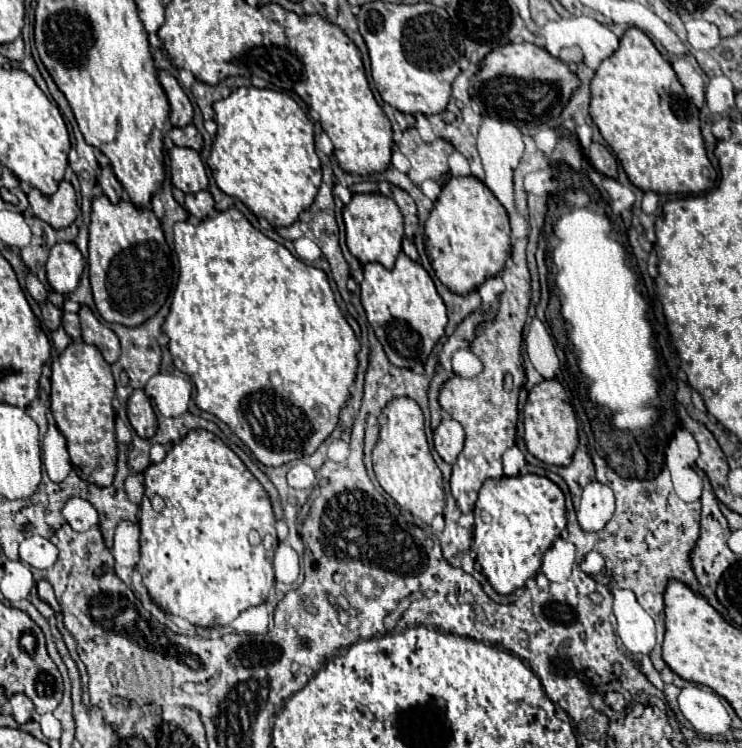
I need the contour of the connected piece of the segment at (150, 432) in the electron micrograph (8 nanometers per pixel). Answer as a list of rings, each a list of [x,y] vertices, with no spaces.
[[[143,389],[133,391],[133,395],[129,397],[127,417],[129,417],[129,423],[133,425],[133,429],[137,431],[139,437],[151,439],[151,437],[155,435],[155,431],[157,431],[155,413],[153,413],[151,401],[149,401],[149,397],[145,395]]]

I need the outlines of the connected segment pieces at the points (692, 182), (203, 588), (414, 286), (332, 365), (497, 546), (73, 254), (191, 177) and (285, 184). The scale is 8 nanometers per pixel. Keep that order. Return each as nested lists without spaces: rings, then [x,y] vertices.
[[[629,27],[625,31],[625,35],[621,37],[621,43],[619,43],[619,49],[609,57],[609,59],[603,59],[599,69],[595,71],[595,77],[591,79],[591,107],[589,107],[589,113],[591,113],[591,119],[595,121],[595,125],[599,127],[603,139],[609,143],[609,147],[613,149],[613,153],[617,155],[617,159],[621,161],[629,181],[639,187],[641,191],[655,191],[655,193],[661,193],[661,195],[667,195],[667,193],[703,193],[703,191],[711,191],[715,187],[715,179],[717,179],[717,173],[707,157],[707,151],[705,151],[705,143],[703,143],[703,137],[701,137],[701,129],[699,129],[699,111],[697,107],[691,103],[691,99],[687,97],[683,85],[679,83],[671,63],[657,51],[657,47],[653,45],[653,41],[649,39],[649,35],[645,35],[641,29],[637,27]]]
[[[205,429],[189,431],[167,451],[161,463],[151,463],[145,469],[143,487],[145,497],[139,505],[141,559],[137,571],[159,607],[187,619],[191,625],[213,627],[229,625],[241,611],[267,601],[275,576],[273,559],[263,547],[262,537],[271,533],[272,543],[277,537],[271,501],[261,483],[217,435]]]
[[[403,251],[399,253],[393,269],[383,267],[381,263],[365,265],[361,303],[389,361],[397,367],[413,369],[415,365],[425,363],[433,345],[445,333],[447,309],[435,289],[433,279],[423,265],[409,259]]]
[[[229,207],[227,211],[211,215],[199,223],[191,223],[191,221],[175,223],[175,251],[179,257],[179,281],[173,293],[169,315],[161,329],[169,337],[169,351],[173,355],[175,367],[185,375],[189,375],[191,381],[195,383],[197,407],[217,415],[267,467],[279,467],[303,455],[311,455],[339,421],[339,413],[349,397],[349,387],[353,385],[355,379],[357,351],[359,351],[359,341],[339,311],[327,275],[321,269],[303,263],[301,259],[291,255],[287,247],[279,245],[277,241],[257,231],[237,207]]]
[[[533,473],[487,479],[479,491],[473,515],[473,549],[477,561],[491,587],[501,595],[523,587],[529,577],[539,573],[541,557],[567,525],[563,491],[551,479]]]
[[[57,243],[51,247],[47,259],[47,279],[51,287],[63,295],[79,285],[79,277],[85,269],[83,255],[75,243]]]
[[[171,147],[169,149],[171,159],[171,179],[177,189],[183,193],[197,193],[207,189],[207,173],[205,165],[197,151],[189,147]]]
[[[239,87],[237,91],[233,91],[227,99],[221,99],[213,105],[215,109],[215,123],[217,123],[217,135],[215,135],[215,143],[213,143],[213,149],[211,149],[211,157],[207,161],[207,165],[211,167],[211,173],[213,173],[213,179],[215,183],[219,185],[221,191],[225,191],[227,195],[233,195],[237,197],[241,203],[245,203],[251,213],[255,217],[263,217],[267,219],[273,227],[289,227],[291,223],[295,223],[299,219],[299,213],[307,211],[319,191],[319,185],[321,185],[321,161],[315,153],[315,143],[313,143],[313,123],[309,121],[309,117],[305,115],[305,111],[295,103],[293,97],[289,97],[287,93],[281,93],[281,91],[273,91],[273,89],[257,89],[257,87]]]

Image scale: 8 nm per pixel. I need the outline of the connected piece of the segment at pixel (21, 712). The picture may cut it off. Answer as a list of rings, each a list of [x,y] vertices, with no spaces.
[[[17,693],[17,695],[13,695],[13,697],[9,699],[9,703],[11,703],[11,707],[13,707],[13,717],[15,717],[15,721],[17,721],[19,725],[25,723],[25,721],[29,721],[29,719],[33,717],[33,701],[31,701],[27,695]]]

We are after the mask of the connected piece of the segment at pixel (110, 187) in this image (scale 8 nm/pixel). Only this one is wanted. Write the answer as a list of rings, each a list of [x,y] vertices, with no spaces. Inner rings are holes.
[[[111,165],[103,167],[99,183],[101,183],[103,193],[105,193],[105,195],[107,195],[107,197],[109,197],[113,203],[117,203],[117,201],[121,199],[121,195],[123,195],[123,185],[117,181],[117,177],[115,177],[115,173],[113,173]]]

